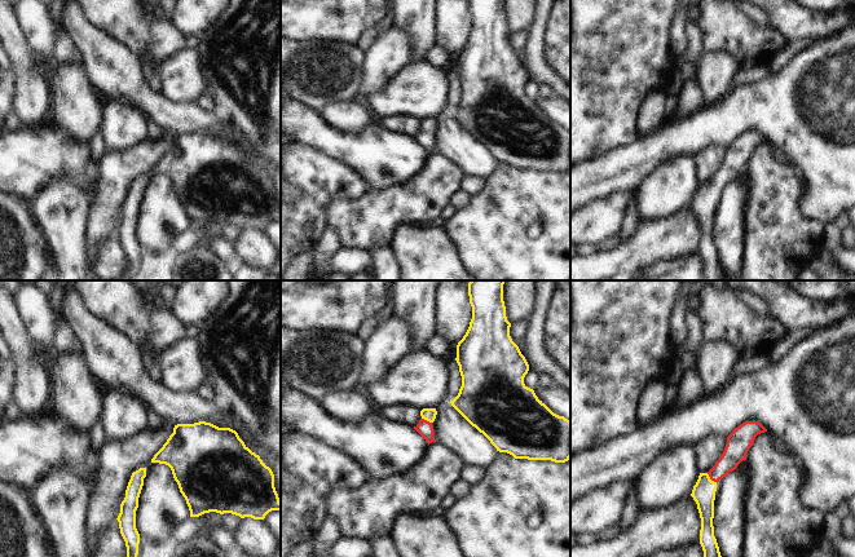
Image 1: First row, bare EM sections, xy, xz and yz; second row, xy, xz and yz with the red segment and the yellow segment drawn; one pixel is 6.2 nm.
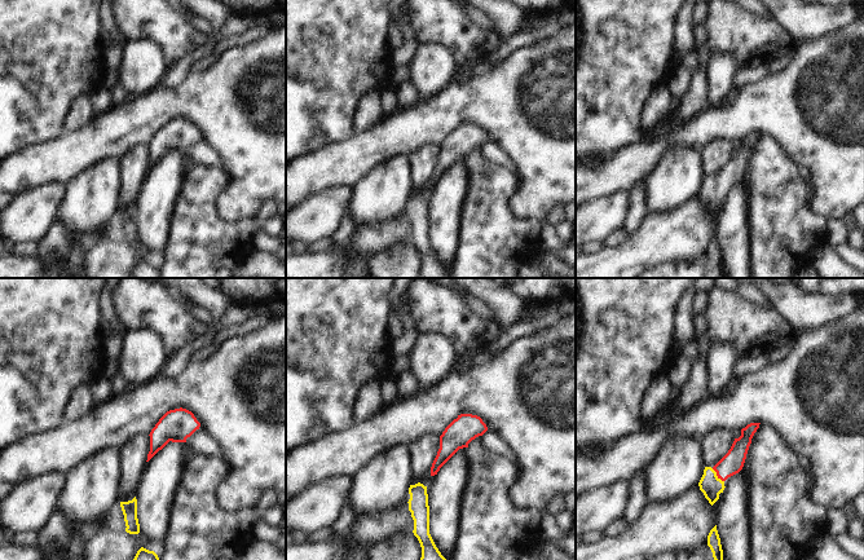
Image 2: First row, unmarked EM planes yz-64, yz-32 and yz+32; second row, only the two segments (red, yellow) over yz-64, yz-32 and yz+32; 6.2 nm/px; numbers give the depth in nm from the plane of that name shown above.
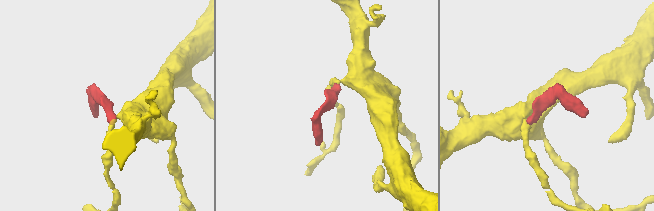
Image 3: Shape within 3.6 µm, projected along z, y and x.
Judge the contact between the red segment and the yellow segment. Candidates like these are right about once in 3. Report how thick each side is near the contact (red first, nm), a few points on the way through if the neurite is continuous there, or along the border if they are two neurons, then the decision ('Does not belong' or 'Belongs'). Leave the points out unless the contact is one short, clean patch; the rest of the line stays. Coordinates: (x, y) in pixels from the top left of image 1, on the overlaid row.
Thickness 140 nm (red) against 140 nm. Path across: yz (736, 449), (712, 480), (704, 491). Belongs

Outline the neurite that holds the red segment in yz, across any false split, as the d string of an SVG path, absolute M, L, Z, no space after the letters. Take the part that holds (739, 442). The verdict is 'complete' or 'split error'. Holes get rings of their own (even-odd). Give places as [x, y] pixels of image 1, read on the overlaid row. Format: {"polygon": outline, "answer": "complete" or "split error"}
{"polygon": "M745 421L727 437L727 446L708 473L700 473L691 496L697 504L701 518L700 544L704 551L704 557L722 557L717 539L714 536L714 500L717 483L737 465L746 460L746 454L753 445L755 437L767 429L757 421Z", "answer": "split error"}

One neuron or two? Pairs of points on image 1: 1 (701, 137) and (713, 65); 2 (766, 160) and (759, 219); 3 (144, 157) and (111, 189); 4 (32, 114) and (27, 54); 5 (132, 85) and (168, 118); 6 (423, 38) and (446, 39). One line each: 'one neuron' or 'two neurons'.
1: two neurons
2: one neuron
3: one neuron
4: one neuron
5: one neuron
6: two neurons

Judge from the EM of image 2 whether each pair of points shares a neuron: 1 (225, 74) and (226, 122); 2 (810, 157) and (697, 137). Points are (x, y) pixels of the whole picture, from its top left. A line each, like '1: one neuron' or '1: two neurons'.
1: one neuron
2: one neuron

